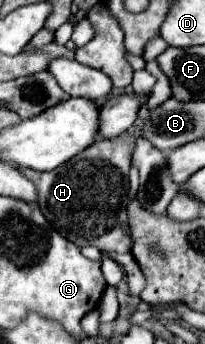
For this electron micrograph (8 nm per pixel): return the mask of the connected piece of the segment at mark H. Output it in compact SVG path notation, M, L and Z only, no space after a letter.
M121 134L113 140L95 140L87 150L79 152L65 164L49 170L49 172L37 172L29 168L17 166L17 170L23 176L29 176L37 188L37 202L41 206L43 216L61 232L67 240L75 242L77 246L97 246L101 252L131 252L133 240L129 234L127 224L127 202L129 202L129 168L131 168L131 154L133 154L133 140L137 136Z

